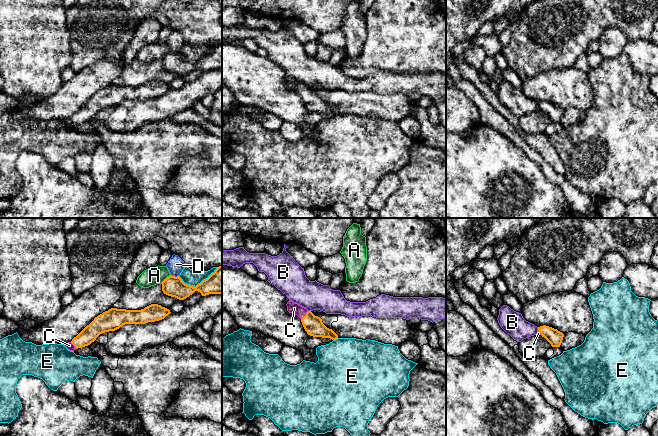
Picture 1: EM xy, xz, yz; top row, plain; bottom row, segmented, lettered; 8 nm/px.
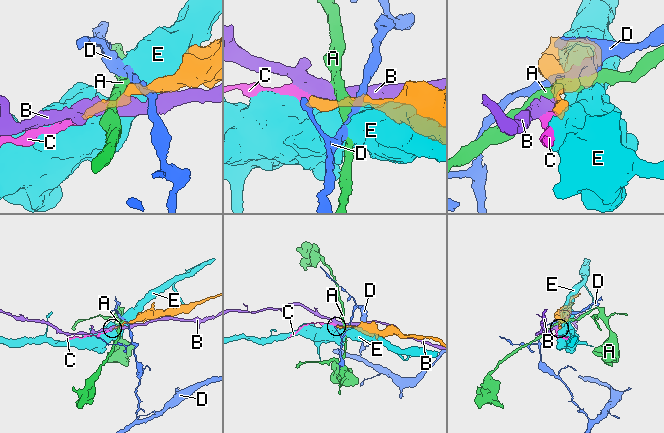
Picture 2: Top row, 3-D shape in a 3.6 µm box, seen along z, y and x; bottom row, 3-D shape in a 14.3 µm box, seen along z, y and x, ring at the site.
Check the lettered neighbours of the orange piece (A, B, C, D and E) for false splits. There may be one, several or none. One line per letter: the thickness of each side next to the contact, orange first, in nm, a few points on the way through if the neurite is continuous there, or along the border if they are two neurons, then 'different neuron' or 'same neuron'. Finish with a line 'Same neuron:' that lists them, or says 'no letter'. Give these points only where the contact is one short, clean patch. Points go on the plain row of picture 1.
A: calibres 160 and 140 nm; border xy (170, 50), (161, 59); different neuron
B: calibres 120 and 190 nm; different neuron
C: calibres 160 and 90 nm; way xz (313, 101), (305, 91), (294, 84); same neuron
D: calibres 160 and 140 nm; border xy (171, 50), (178, 52); different neuron
E: calibres 190 and 130 nm; different neuron
Same neuron: C

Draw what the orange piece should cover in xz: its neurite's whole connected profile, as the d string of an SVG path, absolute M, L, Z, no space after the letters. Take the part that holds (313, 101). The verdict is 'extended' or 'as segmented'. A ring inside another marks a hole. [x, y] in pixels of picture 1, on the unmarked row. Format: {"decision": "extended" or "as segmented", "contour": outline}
{"decision": "extended", "contour": "M289 76L286 80L289 89L297 91L302 98L302 101L308 111L313 113L330 114L332 116L338 115L338 111L327 104L322 95L315 92L311 87Z"}

